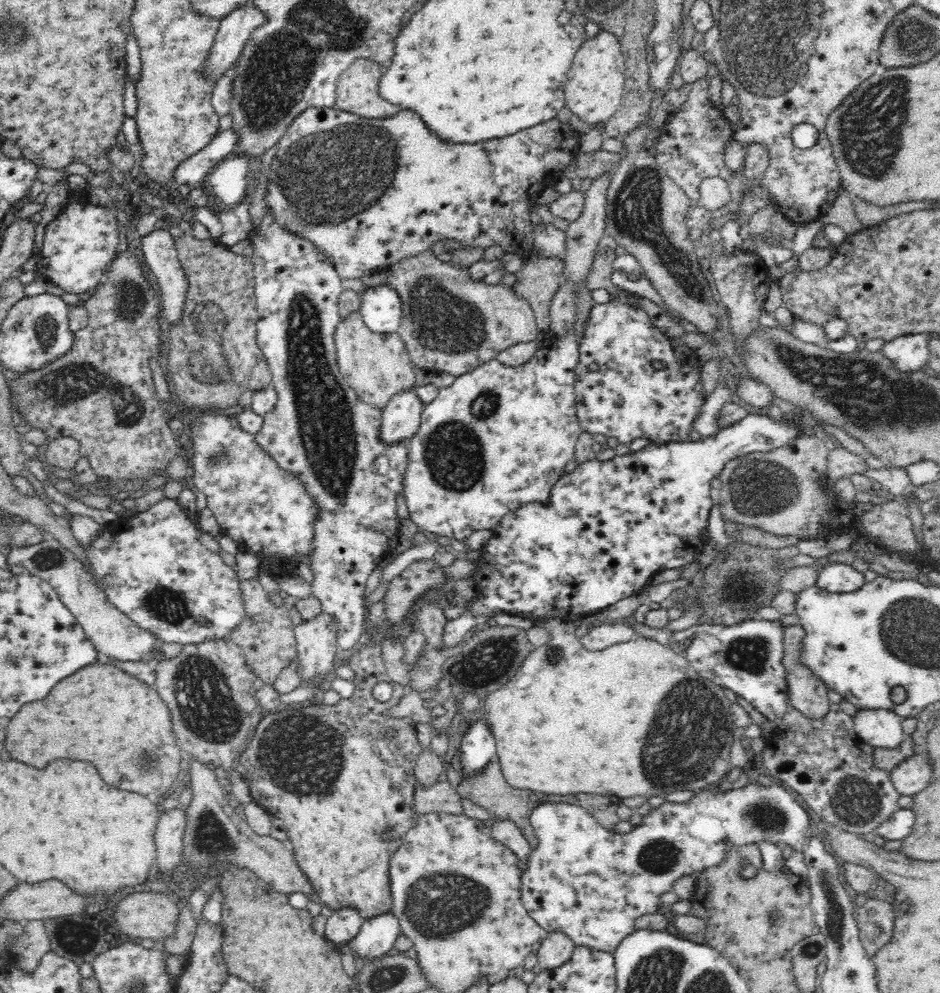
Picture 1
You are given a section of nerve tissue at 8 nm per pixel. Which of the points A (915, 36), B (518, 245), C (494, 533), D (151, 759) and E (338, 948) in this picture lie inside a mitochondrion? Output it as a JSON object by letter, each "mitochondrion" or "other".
{"A":"mitochondrion","B":"other","C":"other","D":"mitochondrion","E":"other"}

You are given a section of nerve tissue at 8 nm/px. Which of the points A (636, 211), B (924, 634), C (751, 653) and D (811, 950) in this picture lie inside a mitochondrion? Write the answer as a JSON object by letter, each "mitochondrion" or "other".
{"A":"mitochondrion","B":"mitochondrion","C":"mitochondrion","D":"mitochondrion"}

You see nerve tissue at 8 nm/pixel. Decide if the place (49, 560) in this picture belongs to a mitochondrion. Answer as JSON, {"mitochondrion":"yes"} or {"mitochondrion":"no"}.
{"mitochondrion":"yes"}

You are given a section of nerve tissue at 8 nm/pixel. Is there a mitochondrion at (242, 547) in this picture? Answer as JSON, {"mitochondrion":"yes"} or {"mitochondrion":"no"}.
{"mitochondrion":"no"}

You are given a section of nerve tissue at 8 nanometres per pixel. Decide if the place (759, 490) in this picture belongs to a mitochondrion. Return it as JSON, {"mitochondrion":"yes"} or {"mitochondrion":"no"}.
{"mitochondrion":"yes"}

